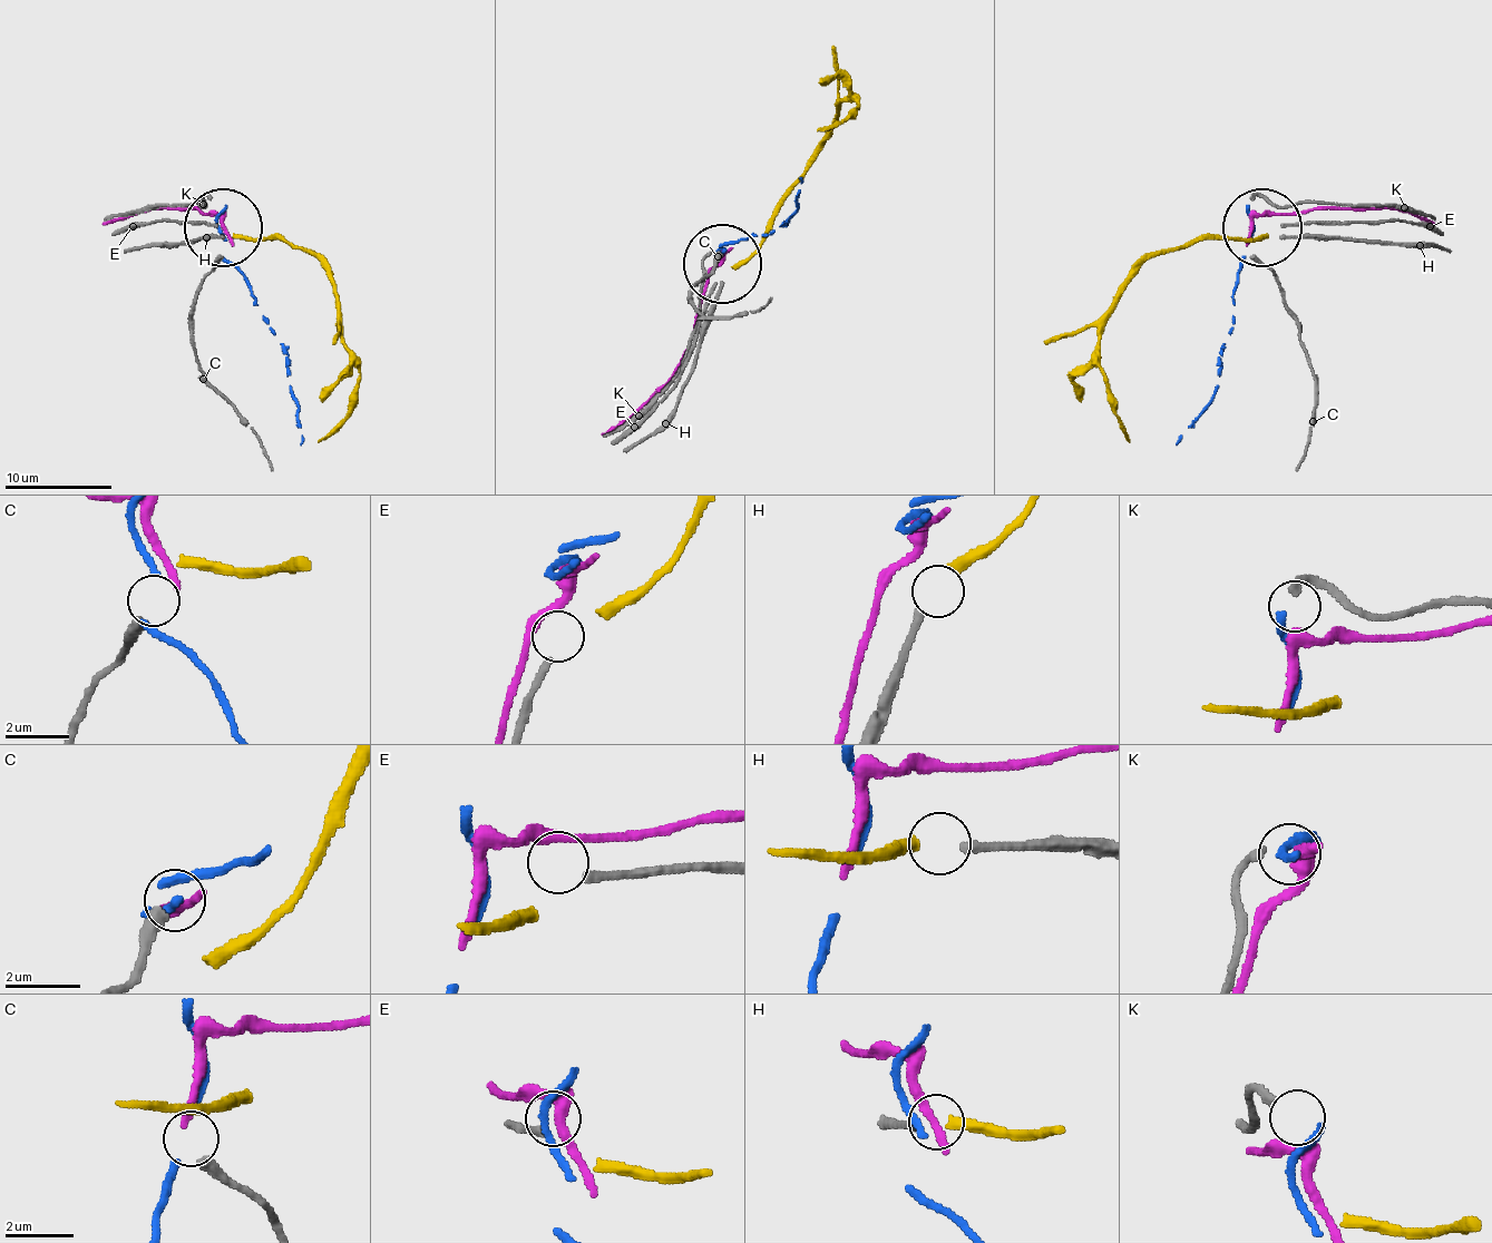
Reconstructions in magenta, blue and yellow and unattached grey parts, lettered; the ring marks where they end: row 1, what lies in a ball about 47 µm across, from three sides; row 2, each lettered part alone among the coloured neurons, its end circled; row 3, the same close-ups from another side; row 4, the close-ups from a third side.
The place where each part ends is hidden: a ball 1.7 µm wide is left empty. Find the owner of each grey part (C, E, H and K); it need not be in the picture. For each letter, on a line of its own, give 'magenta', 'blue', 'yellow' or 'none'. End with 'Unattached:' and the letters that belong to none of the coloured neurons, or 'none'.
C: magenta
E: none
H: yellow
K: blue
Unattached: E

